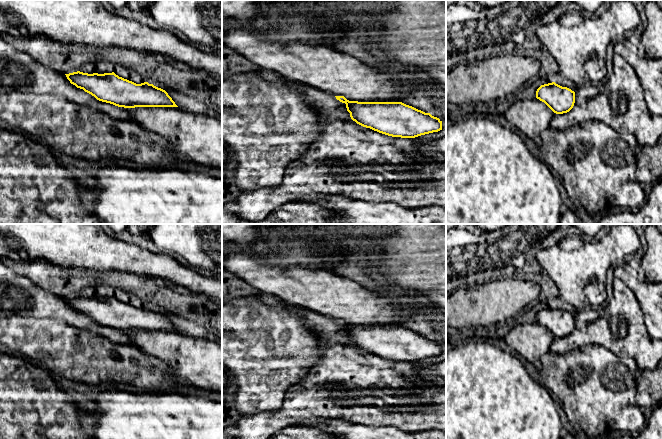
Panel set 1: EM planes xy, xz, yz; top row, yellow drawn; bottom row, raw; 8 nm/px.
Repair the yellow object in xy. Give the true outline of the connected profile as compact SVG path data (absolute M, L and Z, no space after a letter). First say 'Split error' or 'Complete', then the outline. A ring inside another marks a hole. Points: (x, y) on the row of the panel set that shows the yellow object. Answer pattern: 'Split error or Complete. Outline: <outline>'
Split error. Outline: M80 71L65 74L71 84L97 100L127 108L133 122L143 129L163 137L171 149L207 168L222 169L222 118L180 109L168 93L153 84L136 84L114 72L88 74Z

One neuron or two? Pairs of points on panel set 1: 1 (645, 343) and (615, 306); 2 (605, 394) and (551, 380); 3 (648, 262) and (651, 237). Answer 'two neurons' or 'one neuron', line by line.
1: one neuron
2: one neuron
3: one neuron

